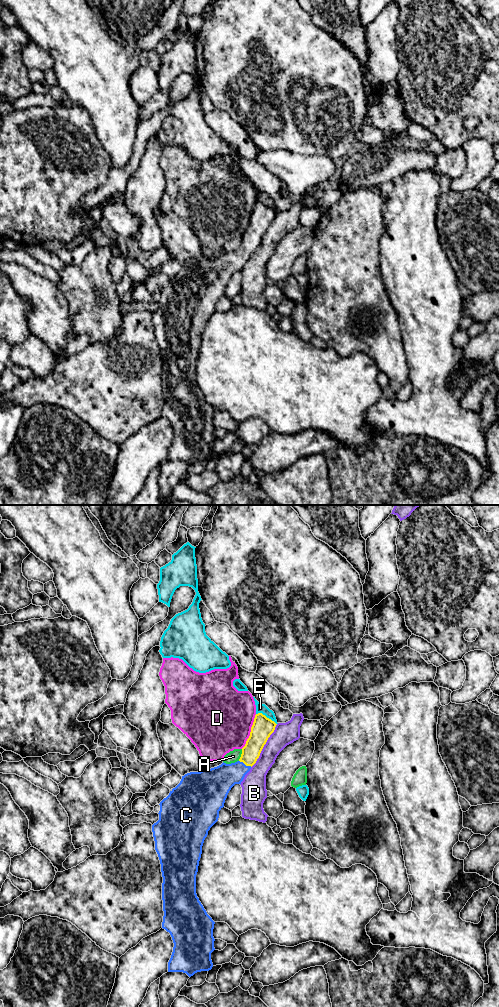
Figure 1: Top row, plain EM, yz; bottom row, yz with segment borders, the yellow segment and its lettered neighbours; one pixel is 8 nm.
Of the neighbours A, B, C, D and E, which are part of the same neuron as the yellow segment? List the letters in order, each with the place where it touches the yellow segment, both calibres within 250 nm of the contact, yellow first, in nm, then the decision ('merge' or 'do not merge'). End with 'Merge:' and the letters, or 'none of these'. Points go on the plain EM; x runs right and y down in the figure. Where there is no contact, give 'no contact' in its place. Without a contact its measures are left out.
A: contact yz (241, 243); calibres 160 and 100 nm; do not merge
B: contact yz (263, 234); calibres 170 and 180 nm; do not merge
C: contact yz (245, 252); calibres 150 and 220 nm; merge
D: contact yz (251, 219); calibres 170 and 480 nm; do not merge
E: contact yz (265, 204); calibres 170 and 80 nm; do not merge
Merge: C

